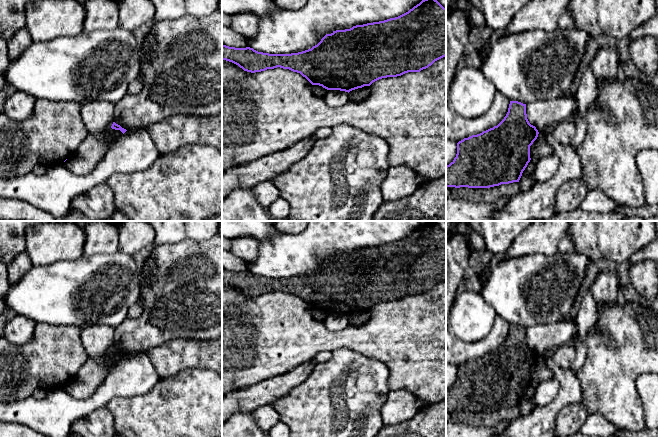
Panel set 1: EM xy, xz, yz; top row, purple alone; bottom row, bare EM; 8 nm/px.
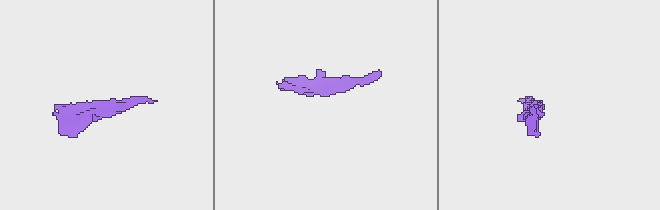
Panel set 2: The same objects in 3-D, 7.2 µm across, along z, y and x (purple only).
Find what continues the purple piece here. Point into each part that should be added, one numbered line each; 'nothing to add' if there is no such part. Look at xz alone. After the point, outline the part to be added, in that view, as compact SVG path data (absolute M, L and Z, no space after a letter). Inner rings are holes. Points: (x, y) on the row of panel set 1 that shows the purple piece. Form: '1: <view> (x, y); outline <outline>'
nothing to add

